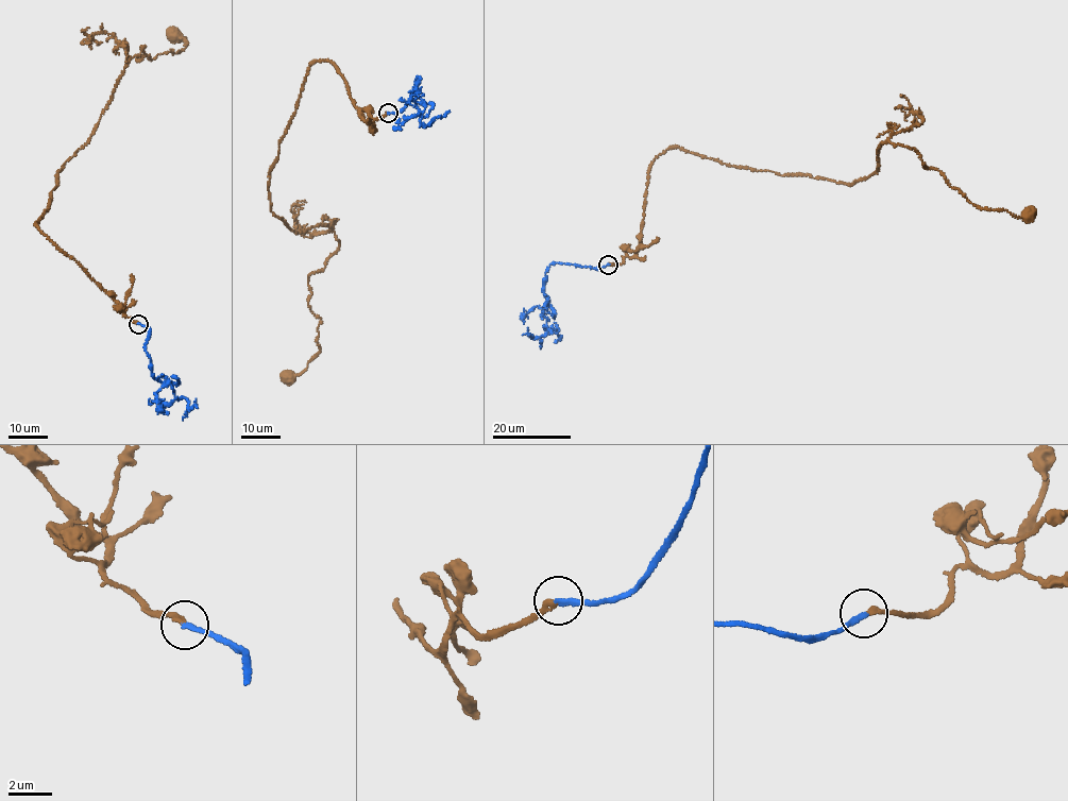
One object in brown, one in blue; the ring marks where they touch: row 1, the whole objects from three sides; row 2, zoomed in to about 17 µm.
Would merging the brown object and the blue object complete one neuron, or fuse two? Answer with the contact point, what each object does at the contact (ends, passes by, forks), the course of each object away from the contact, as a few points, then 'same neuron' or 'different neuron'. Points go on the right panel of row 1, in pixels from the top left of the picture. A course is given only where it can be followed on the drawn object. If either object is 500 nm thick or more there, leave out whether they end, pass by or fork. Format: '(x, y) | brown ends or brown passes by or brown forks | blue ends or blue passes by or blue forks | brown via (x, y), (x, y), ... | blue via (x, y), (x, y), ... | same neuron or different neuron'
(608, 265) | brown ends | blue ends | brown via (608, 265), (636, 254), (650, 167), (677, 147), (851, 184), (890, 142), (978, 207), (1030, 216) | blue via (608, 265), (548, 267), (543, 314), (551, 335), (535, 338), (527, 328) | same neuron

